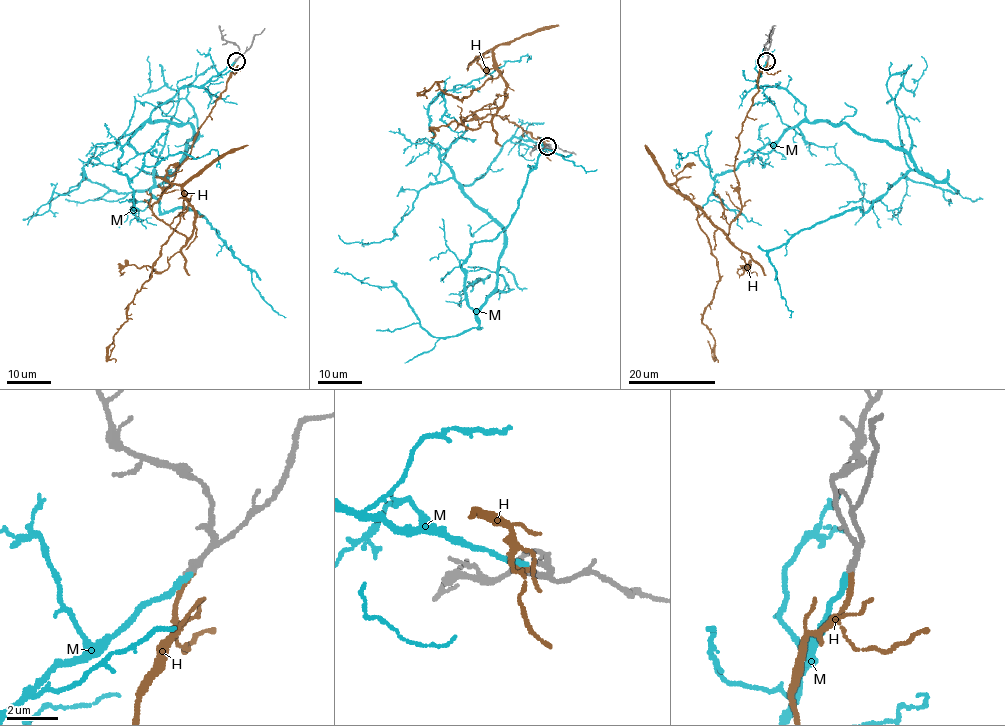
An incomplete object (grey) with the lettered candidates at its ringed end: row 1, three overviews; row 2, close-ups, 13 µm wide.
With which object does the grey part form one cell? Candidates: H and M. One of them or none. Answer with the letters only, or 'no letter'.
M

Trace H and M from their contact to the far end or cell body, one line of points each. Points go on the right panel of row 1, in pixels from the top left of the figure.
H: (767, 61), (738, 136), (741, 212), (727, 237), (695, 205), (720, 276), (702, 318), (712, 355), (707, 341)
M: (767, 61), (757, 85), (928, 176), (768, 253), (789, 317)

